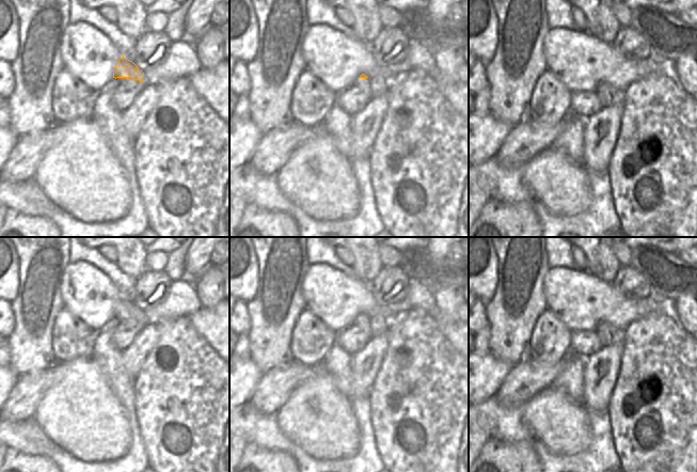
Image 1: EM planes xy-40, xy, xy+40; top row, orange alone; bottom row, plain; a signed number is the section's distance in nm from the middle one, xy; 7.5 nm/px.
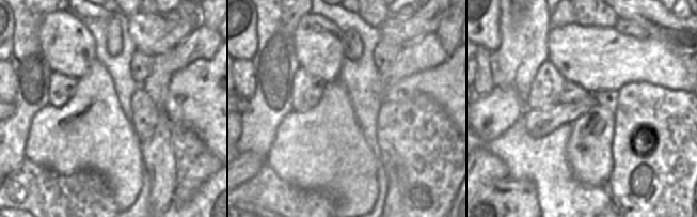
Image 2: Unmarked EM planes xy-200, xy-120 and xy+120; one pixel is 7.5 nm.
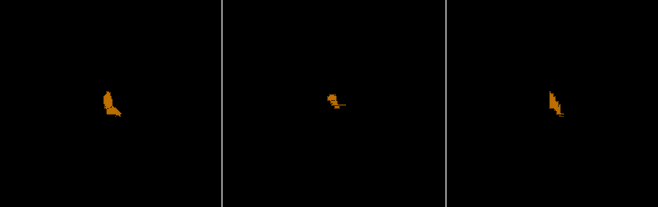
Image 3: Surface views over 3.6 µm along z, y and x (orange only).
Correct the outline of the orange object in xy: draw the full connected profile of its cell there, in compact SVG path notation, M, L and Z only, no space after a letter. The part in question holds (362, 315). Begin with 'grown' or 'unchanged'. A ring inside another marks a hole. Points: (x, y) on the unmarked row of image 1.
grown; M382 309L377 315L367 316L362 313L355 320L354 326L366 332L371 339L386 332L392 319L389 318L389 312Z

